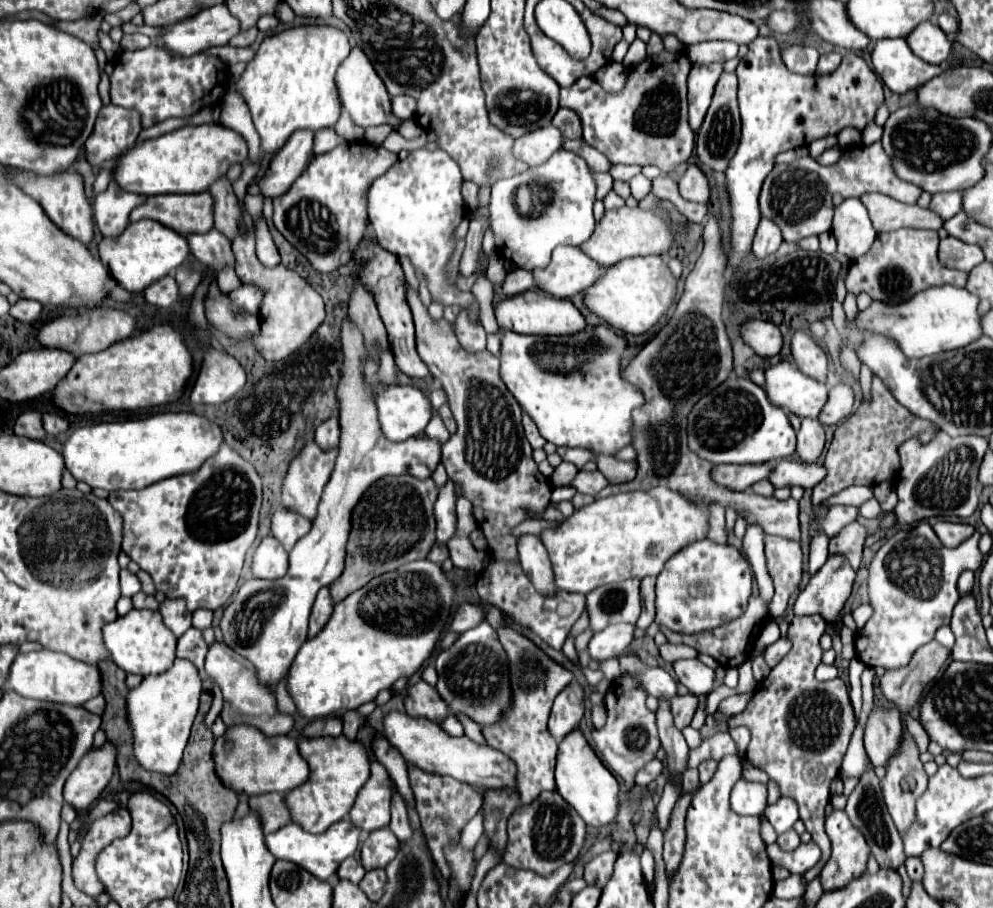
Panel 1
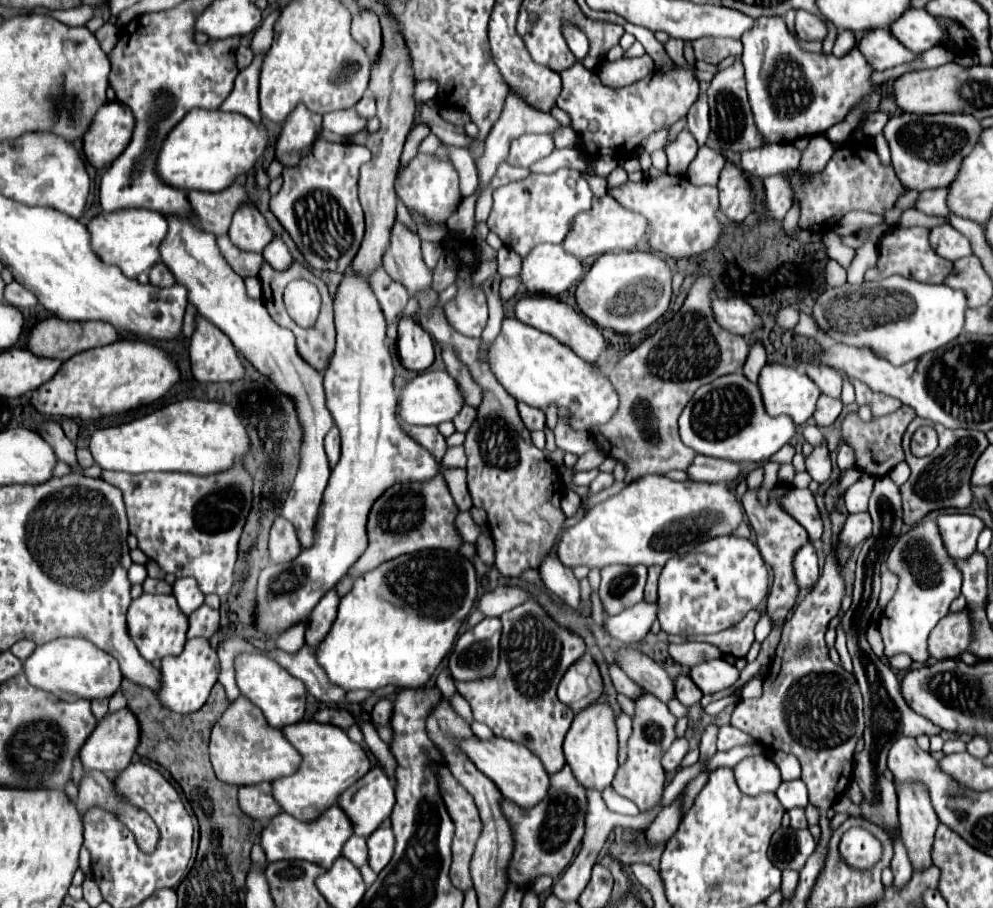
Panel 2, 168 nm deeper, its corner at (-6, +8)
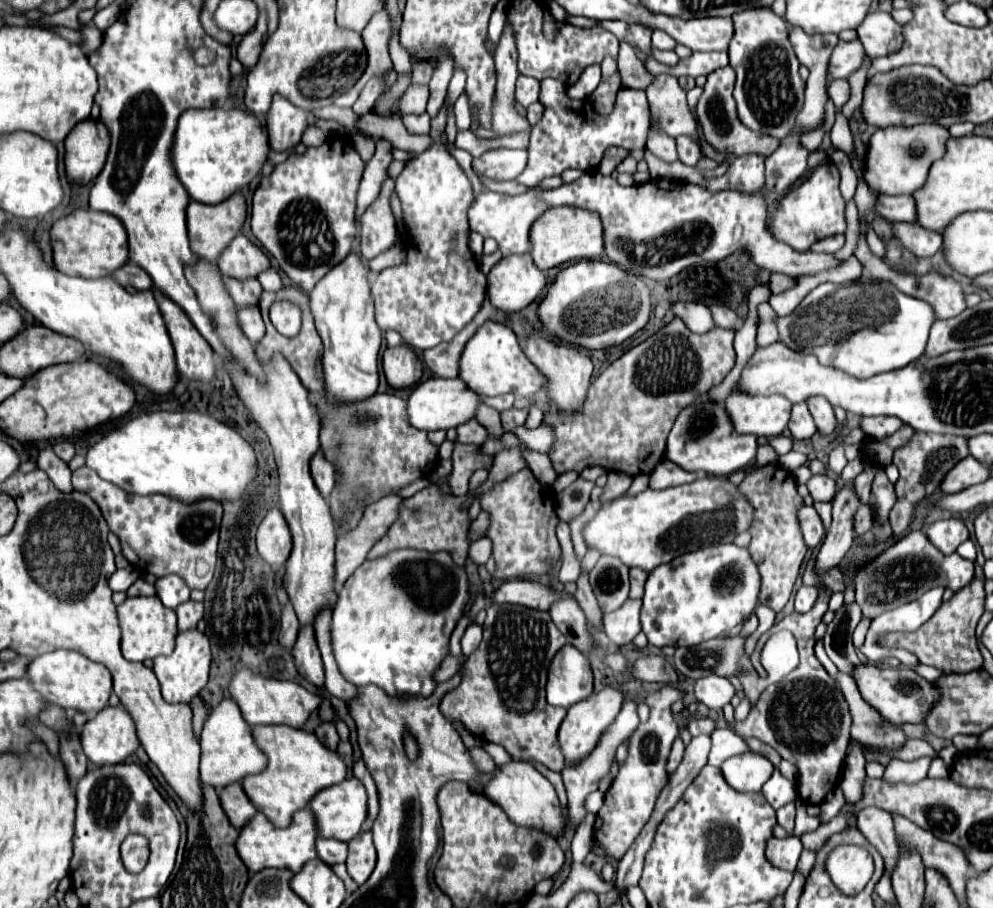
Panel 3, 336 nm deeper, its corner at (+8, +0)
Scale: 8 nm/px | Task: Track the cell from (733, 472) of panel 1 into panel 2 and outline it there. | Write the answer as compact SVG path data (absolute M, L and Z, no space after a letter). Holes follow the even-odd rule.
M697 456L691 468L687 470L691 480L695 482L737 482L743 476L743 466L731 460L723 458L711 458L711 456Z

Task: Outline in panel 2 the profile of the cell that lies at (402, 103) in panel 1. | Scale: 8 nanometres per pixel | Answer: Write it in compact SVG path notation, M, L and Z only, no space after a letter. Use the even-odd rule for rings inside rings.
M423 80L423 82L415 84L413 98L415 98L415 102L429 102L429 100L435 98L435 92L437 92L437 84L429 82L429 80Z

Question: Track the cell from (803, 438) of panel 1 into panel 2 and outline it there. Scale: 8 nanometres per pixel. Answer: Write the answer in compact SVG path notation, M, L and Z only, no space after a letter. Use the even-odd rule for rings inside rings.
M821 440L819 446L813 446L813 452L805 458L805 466L807 472L813 480L817 480L819 484L823 484L829 474L831 474L831 458L829 458L829 450L827 450L827 440Z

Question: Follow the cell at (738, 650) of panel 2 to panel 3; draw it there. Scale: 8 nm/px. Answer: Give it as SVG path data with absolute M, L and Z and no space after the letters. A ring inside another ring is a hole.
M741 658L741 666L743 666L743 676L741 676L741 682L743 682L743 688L745 688L745 696L749 698L751 702L751 708L757 704L761 692L769 686L769 680L763 680L759 678L759 674L753 670L753 666L749 664L749 658Z

